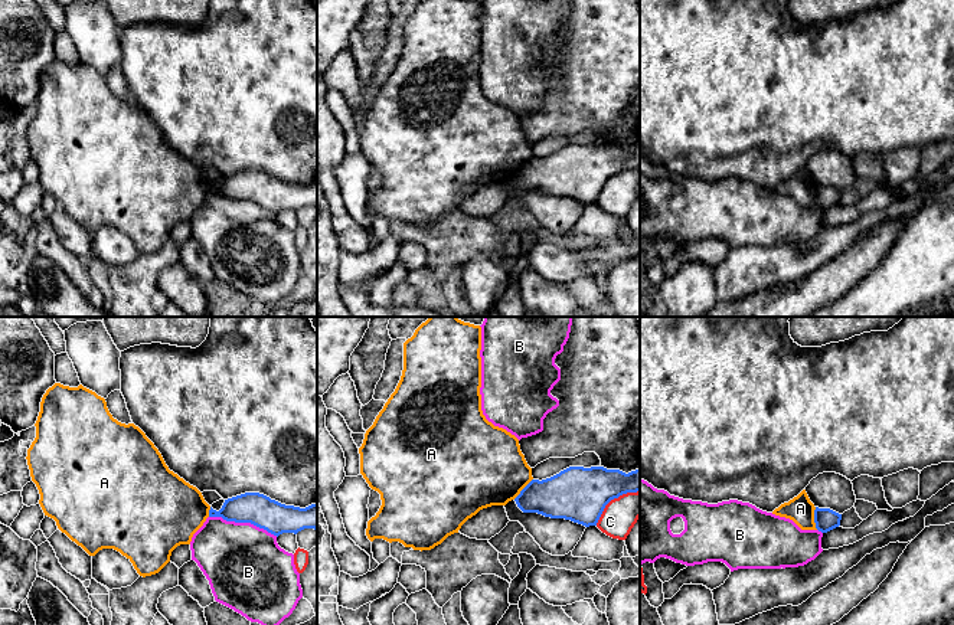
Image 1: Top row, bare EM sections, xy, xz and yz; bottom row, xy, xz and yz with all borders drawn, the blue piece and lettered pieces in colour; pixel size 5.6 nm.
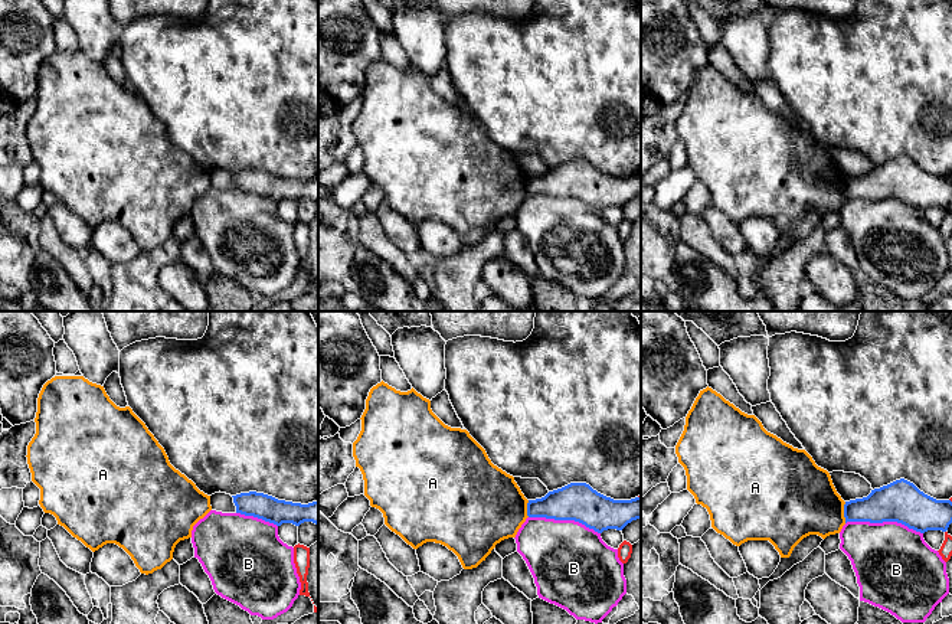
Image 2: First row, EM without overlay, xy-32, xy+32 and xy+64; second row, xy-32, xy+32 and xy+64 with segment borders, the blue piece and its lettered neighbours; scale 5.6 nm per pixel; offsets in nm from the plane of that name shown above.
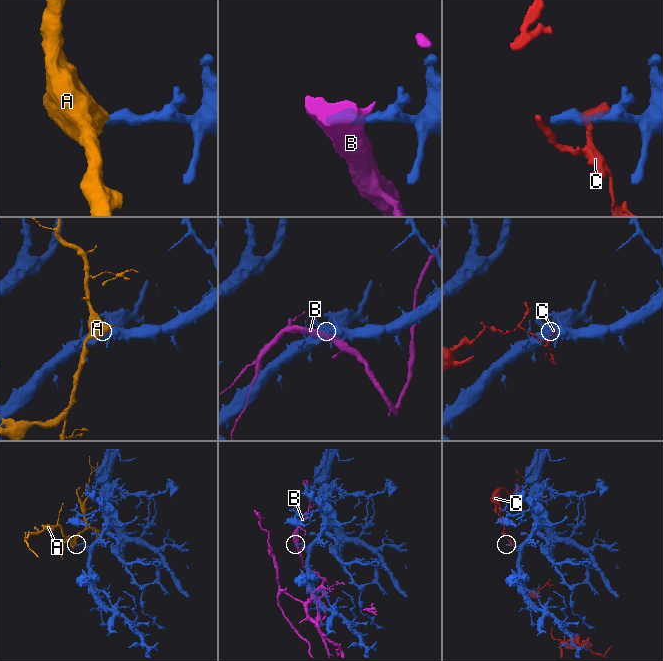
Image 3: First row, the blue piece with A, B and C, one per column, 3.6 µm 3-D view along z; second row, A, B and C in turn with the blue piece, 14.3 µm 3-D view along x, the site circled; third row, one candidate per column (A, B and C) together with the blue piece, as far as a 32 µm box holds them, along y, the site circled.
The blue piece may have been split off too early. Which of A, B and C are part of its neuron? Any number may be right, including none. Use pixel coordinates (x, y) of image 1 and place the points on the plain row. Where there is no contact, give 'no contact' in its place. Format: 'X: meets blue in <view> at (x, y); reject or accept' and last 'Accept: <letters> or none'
A: meets blue in yz at (814, 196); reject
B: meets blue in xy at (244, 199); reject
C: meets blue in xz at (613, 176); reject
Accept: none

